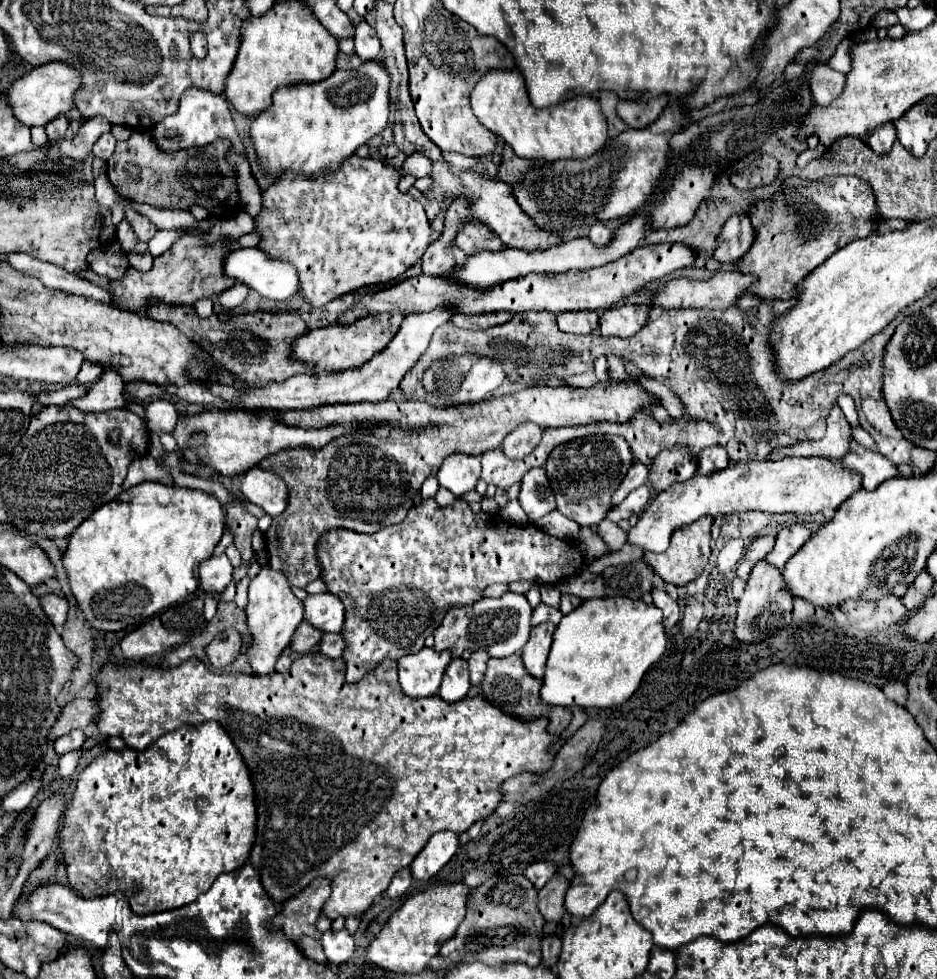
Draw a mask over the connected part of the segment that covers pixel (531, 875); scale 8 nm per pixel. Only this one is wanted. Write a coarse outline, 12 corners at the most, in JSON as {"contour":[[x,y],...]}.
{"contour":[[534,862],[524,876],[540,890],[556,872],[552,862]]}

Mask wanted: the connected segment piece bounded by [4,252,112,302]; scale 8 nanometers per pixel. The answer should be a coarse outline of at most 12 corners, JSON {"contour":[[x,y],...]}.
{"contour":[[24,252],[6,254],[12,268],[44,286],[110,302],[108,290]]}

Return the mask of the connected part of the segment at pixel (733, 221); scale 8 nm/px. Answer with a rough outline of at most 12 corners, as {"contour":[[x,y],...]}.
{"contour":[[732,214],[716,240],[714,258],[734,264],[754,242],[748,214]]}

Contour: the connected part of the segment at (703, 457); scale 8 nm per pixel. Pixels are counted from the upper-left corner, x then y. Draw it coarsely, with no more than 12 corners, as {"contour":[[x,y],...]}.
{"contour":[[722,446],[704,448],[696,474],[712,474],[730,464]]}

